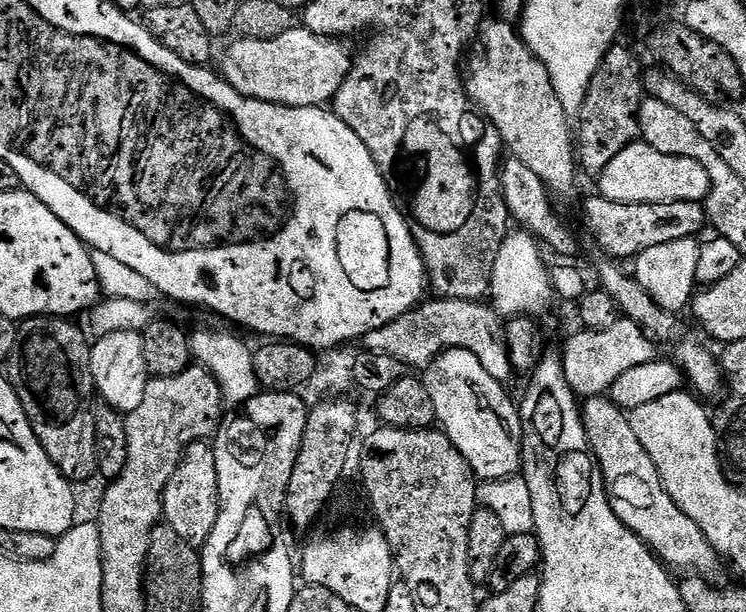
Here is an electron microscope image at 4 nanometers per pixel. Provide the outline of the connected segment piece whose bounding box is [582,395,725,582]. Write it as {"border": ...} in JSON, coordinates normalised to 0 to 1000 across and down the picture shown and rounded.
{"border":[[[814,645],[790,647],[782,655],[780,678],[783,683],[783,701],[788,711],[788,725],[794,732],[794,743],[799,748],[799,760],[804,765],[804,773],[810,783],[810,797],[815,802],[815,817],[820,824],[820,832],[826,845],[836,855],[851,876],[863,889],[869,891],[881,910],[899,930],[913,928],[917,938],[926,938],[950,949],[964,949],[964,941],[969,938],[972,923],[968,920],[965,907],[952,892],[952,886],[936,866],[914,833],[893,807],[887,794],[887,781],[871,755],[871,742],[861,735],[861,722],[855,722],[855,709],[850,709],[843,675],[838,668],[830,667]]]}

